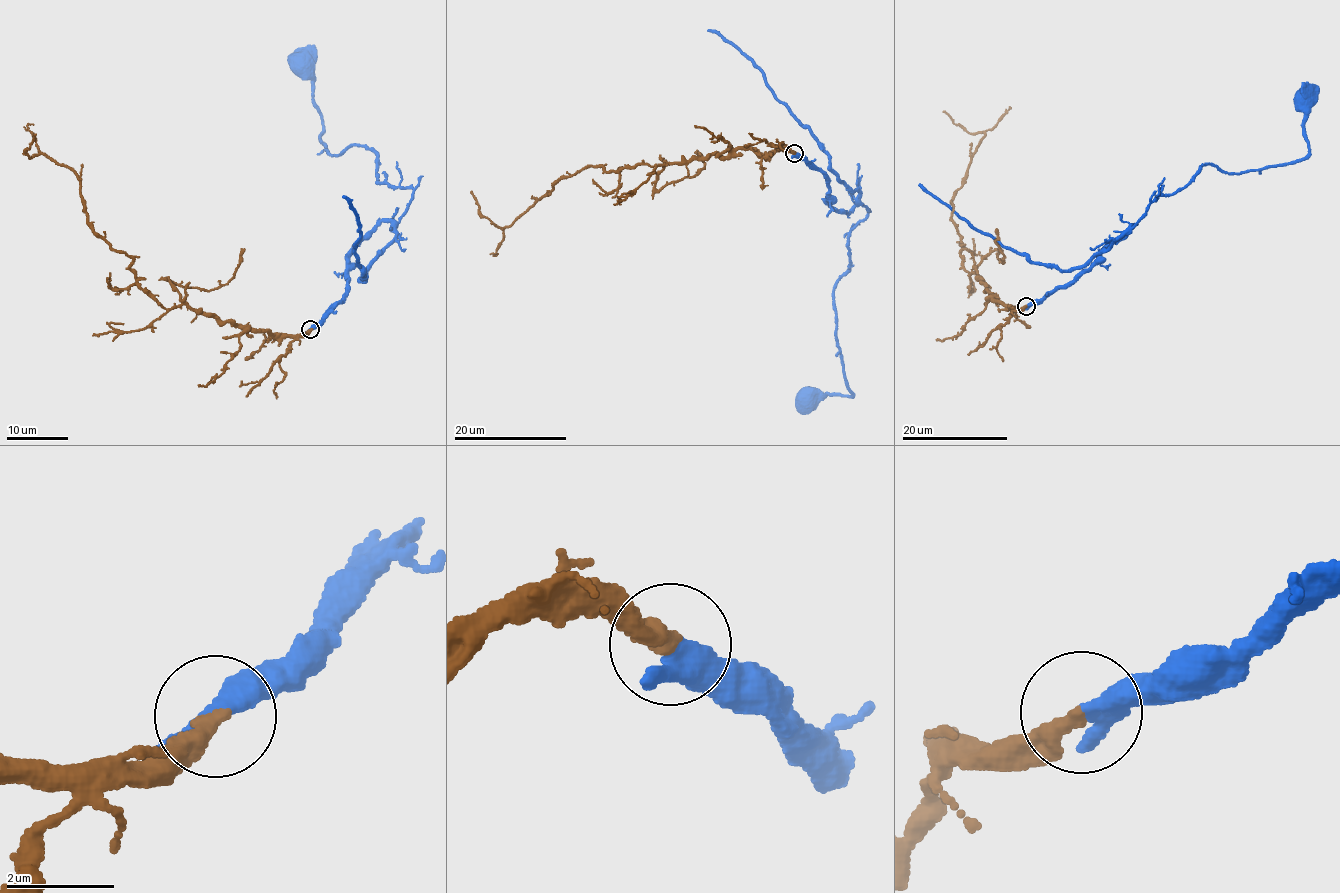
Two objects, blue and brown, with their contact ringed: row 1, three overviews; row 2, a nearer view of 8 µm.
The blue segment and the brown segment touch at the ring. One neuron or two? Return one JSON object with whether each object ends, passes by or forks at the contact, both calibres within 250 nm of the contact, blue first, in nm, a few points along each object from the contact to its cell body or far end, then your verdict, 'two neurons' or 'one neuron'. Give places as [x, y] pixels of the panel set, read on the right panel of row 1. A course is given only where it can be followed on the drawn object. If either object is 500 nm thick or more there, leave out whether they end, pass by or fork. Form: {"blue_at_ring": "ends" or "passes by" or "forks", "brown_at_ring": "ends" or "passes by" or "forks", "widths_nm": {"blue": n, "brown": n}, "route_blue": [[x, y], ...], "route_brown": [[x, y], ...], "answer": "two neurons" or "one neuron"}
{"blue_at_ring": "passes by", "brown_at_ring": "ends", "widths_nm": {"blue": 360, "brown": 340}, "route_blue": [[1026, 306], [1088, 268], [1159, 196], [1172, 195], [1202, 165], [1244, 173], [1295, 163], [1309, 153], [1302, 98]], "route_brown": [[1026, 306], [991, 301], [977, 271], [963, 268], [951, 205], [985, 132], [943, 111]], "answer": "one neuron"}

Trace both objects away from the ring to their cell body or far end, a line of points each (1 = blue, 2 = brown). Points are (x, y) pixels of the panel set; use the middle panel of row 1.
1: (795, 153), (823, 171), (833, 208), (868, 212), (834, 291), (851, 396), (807, 395)
2: (795, 153), (735, 148), (668, 164), (585, 166), (507, 226), (480, 213), (471, 191)

